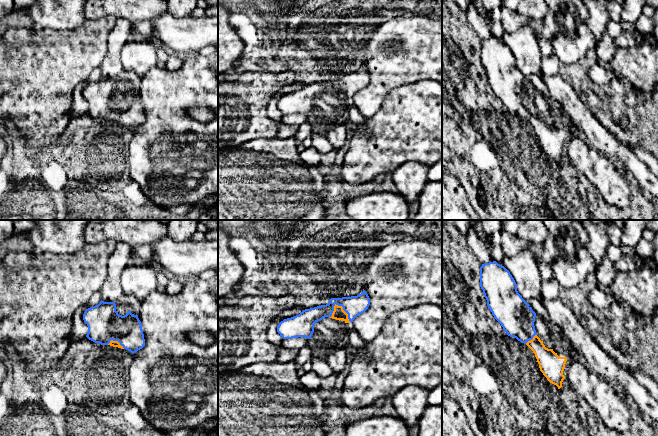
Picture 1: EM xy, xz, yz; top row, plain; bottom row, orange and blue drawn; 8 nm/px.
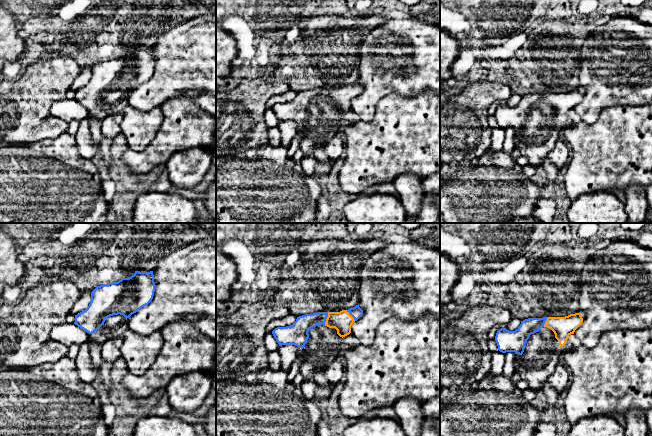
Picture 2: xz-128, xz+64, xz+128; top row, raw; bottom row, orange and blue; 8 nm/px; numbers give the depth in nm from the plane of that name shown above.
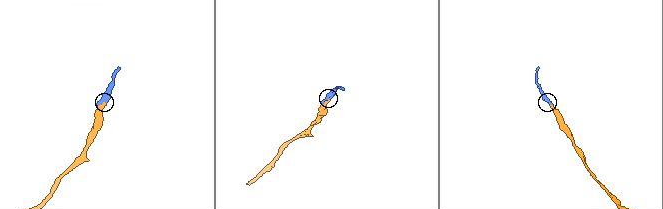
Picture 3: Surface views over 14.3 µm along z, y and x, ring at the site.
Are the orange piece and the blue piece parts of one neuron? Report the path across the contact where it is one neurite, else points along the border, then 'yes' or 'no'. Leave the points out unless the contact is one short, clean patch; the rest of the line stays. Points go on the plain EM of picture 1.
yes

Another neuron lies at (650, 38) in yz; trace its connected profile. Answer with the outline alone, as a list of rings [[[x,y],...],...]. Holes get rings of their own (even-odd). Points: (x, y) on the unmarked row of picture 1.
[[[637,31],[636,35],[637,35],[638,44],[641,44],[643,42],[648,42],[653,45],[658,44],[654,34],[642,34]]]

